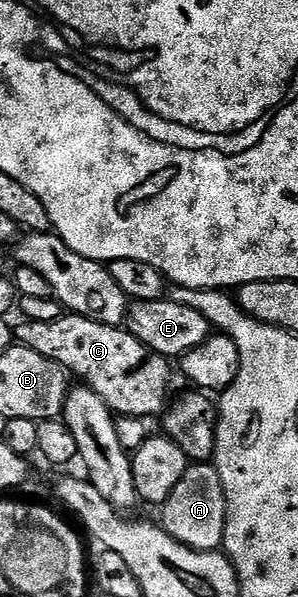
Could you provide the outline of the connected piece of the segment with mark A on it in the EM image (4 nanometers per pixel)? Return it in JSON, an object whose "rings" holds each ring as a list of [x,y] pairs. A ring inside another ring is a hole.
{"rings":[[[199,461],[188,466],[185,477],[177,481],[177,489],[161,504],[163,519],[161,526],[187,547],[198,551],[218,551],[223,545],[225,521],[227,520],[227,502],[221,485],[221,477],[210,462]]]}

